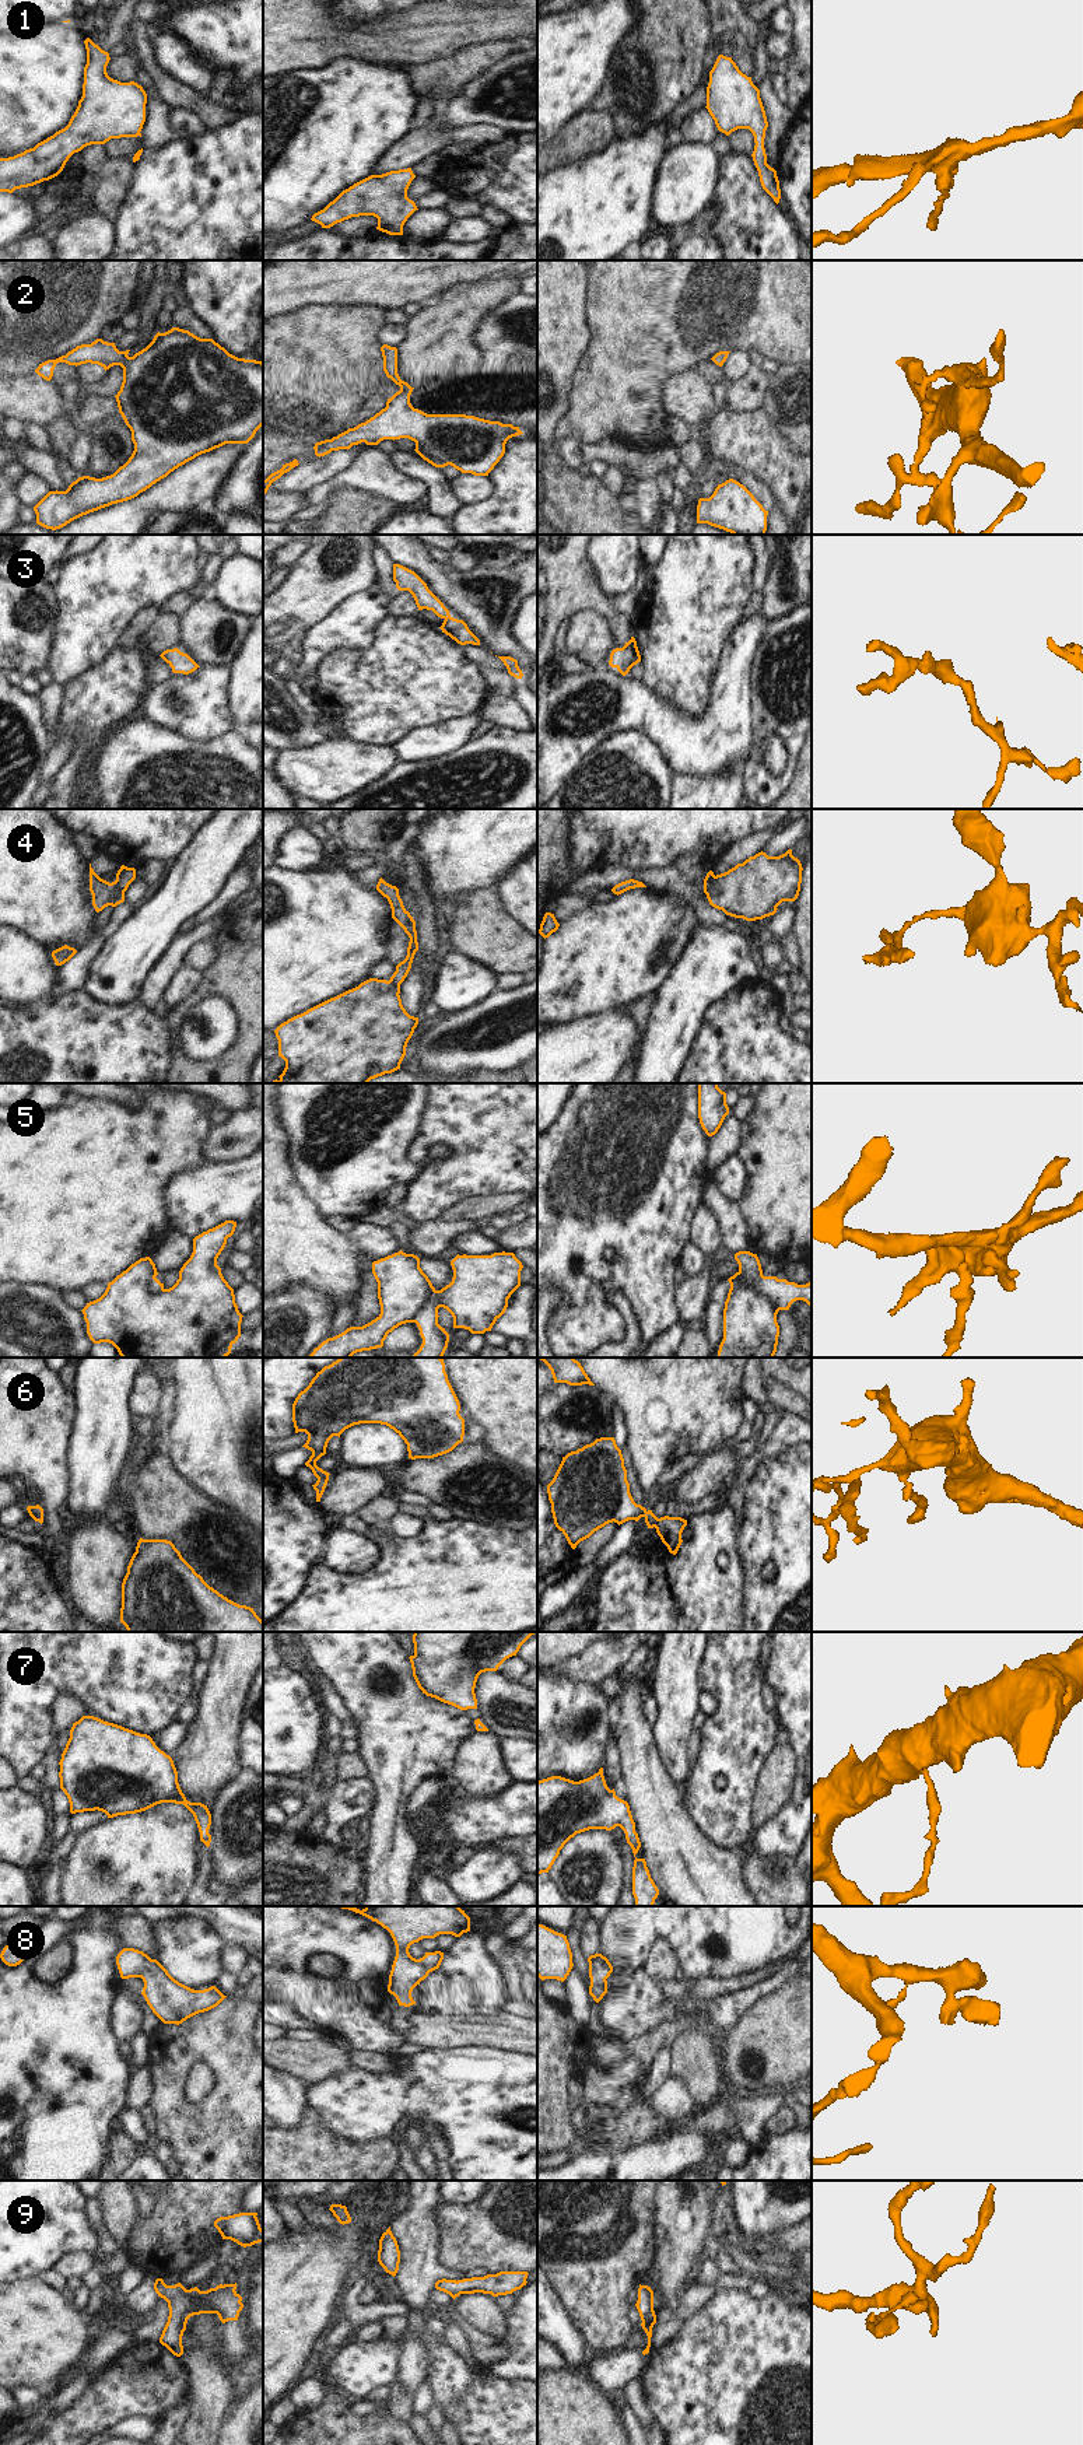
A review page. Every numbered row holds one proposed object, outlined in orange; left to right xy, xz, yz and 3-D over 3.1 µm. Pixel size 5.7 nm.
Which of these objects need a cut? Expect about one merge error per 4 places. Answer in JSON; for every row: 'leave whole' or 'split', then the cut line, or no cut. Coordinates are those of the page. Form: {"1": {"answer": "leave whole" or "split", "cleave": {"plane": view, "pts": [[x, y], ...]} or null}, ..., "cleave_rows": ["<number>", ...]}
{"1": {"answer": "leave whole", "cleave": null}, "2": {"answer": "leave whole", "cleave": null}, "3": {"answer": "leave whole", "cleave": null}, "4": {"answer": "split", "cleave": {"plane": "yz", "pts": [[715, 876], [707, 895]]}}, "5": {"answer": "split", "cleave": {"plane": "yz", "pts": [[763, 1275], [759, 1286], [778, 1310]]}}, "6": {"answer": "leave whole", "cleave": null}, "7": {"answer": "leave whole", "cleave": null}, "8": {"answer": "leave whole", "cleave": null}, "9": {"answer": "leave whole", "cleave": null}, "cleave_rows": ["4", "5"]}

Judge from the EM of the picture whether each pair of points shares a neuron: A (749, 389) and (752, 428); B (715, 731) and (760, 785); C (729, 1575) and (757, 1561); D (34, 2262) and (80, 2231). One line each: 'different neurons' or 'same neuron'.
A: different neurons
B: different neurons
C: different neurons
D: same neuron

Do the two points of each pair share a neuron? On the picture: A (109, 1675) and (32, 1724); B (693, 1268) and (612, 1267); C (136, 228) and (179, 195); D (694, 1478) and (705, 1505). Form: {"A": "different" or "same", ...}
{"A": "same", "B": "different", "C": "same", "D": "different"}

